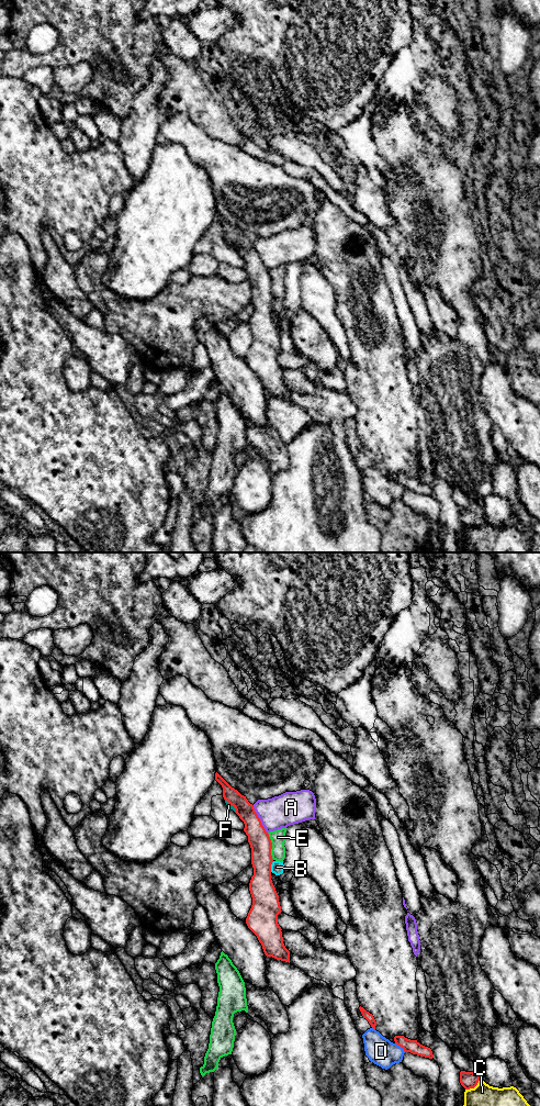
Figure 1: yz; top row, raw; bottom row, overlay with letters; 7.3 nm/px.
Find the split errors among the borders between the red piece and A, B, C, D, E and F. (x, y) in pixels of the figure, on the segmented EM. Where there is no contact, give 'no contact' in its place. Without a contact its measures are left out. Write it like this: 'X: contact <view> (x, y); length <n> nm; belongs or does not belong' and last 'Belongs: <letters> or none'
A: contact yz (259, 819); length 240 nm; does not belong
B: contact yz (270, 867); length 80 nm; does not belong
C: contact yz (473, 1087); length 140 nm; does not belong
D: contact yz (401, 1046); length 100 nm; does not belong
E: contact yz (271, 846); length 200 nm; does not belong
F: contact yz (232, 804); length 130 nm; does not belong
Belongs: none

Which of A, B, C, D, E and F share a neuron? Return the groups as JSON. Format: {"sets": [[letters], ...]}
{"sets": [["A"], ["B"], ["C"], ["D"], ["E"], ["F"]]}

